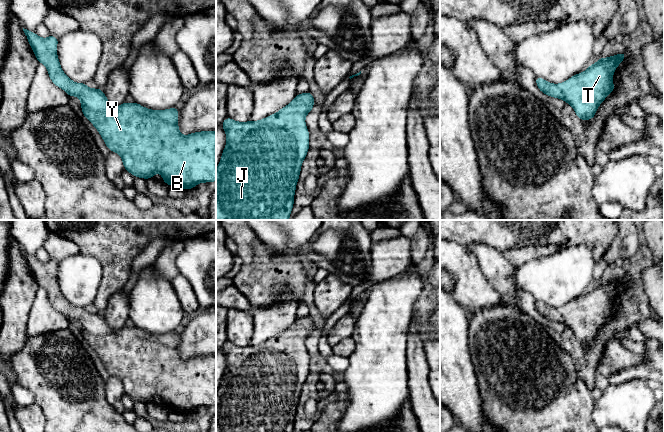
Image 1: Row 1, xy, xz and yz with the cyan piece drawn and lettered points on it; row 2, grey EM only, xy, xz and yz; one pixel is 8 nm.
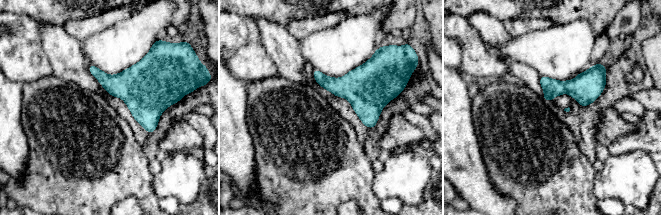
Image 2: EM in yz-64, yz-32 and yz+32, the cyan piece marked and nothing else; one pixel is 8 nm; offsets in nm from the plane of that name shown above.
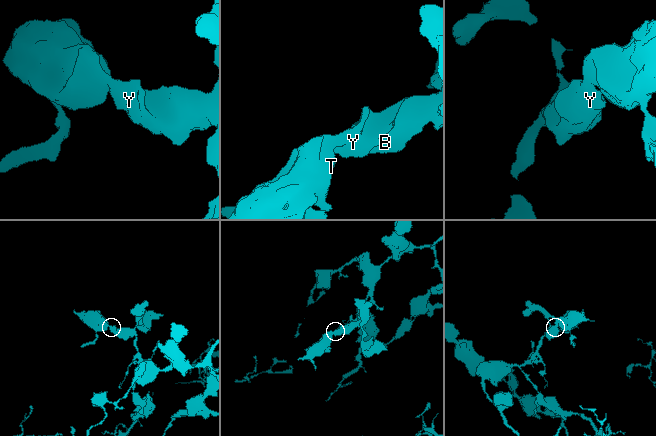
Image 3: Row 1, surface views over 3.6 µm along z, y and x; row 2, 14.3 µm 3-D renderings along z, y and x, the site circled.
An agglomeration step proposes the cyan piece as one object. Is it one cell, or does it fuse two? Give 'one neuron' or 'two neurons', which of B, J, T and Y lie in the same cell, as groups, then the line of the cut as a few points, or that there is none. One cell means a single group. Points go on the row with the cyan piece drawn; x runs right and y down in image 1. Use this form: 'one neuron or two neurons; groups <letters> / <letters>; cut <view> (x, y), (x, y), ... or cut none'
one neuron; groups B J T Y; cut none

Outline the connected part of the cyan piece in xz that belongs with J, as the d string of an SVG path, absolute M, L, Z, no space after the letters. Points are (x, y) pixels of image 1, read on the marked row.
M309 91L297 94L294 100L281 108L279 112L259 121L237 122L227 117L221 124L226 133L227 142L223 150L218 168L216 169L216 220L289 220L293 204L296 184L299 180L303 160L309 150L309 131L305 124L306 115L313 110L315 101Z

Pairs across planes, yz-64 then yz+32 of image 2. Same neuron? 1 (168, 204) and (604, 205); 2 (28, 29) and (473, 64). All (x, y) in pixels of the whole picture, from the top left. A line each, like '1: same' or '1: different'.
1: same
2: same

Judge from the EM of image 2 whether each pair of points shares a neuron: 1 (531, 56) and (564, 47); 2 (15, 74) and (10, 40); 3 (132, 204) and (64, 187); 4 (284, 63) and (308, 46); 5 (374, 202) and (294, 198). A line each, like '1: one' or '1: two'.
1: one
2: one
3: two
4: two
5: one

